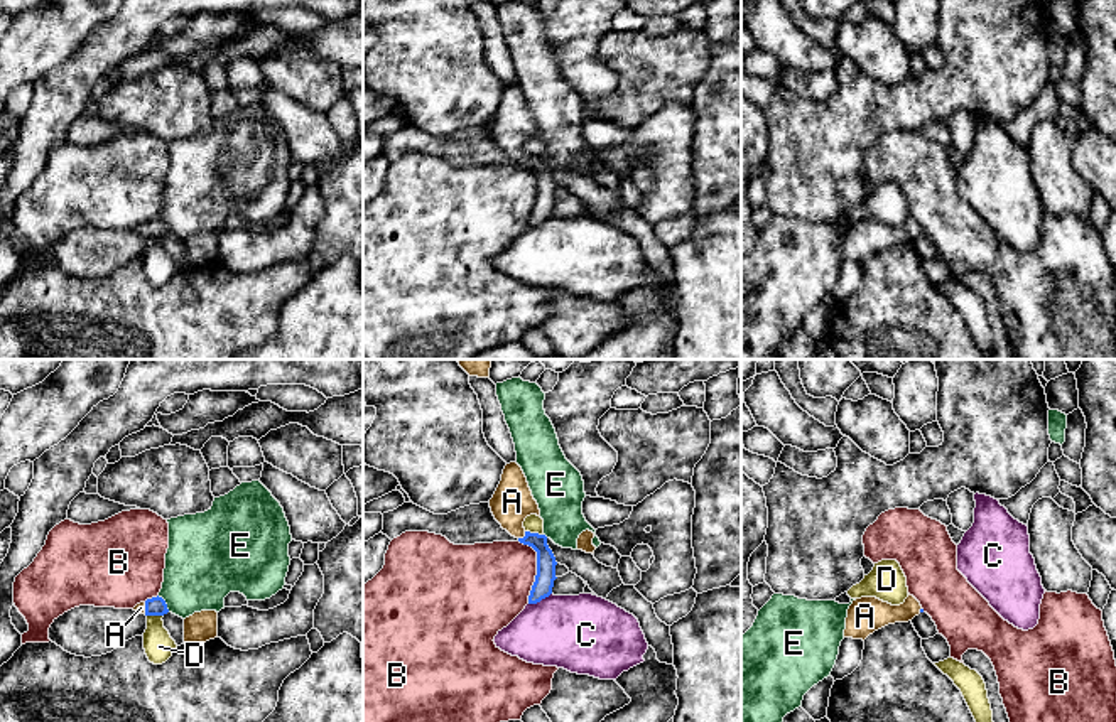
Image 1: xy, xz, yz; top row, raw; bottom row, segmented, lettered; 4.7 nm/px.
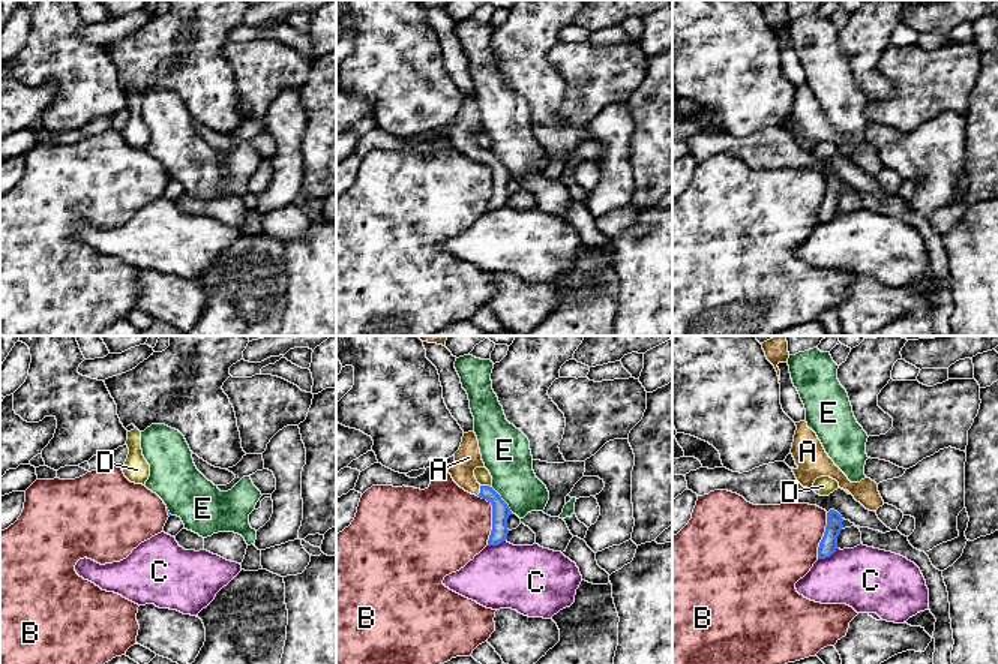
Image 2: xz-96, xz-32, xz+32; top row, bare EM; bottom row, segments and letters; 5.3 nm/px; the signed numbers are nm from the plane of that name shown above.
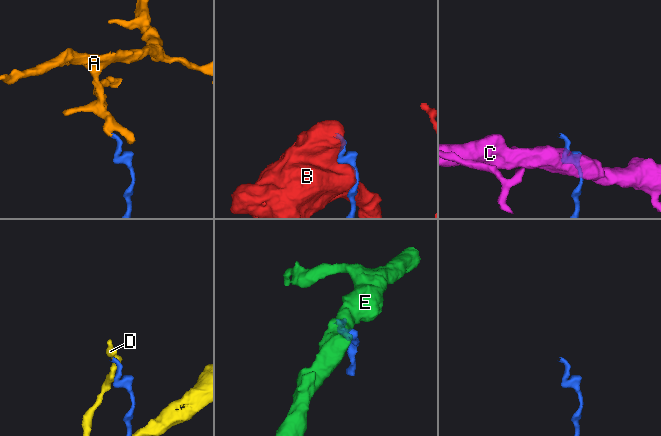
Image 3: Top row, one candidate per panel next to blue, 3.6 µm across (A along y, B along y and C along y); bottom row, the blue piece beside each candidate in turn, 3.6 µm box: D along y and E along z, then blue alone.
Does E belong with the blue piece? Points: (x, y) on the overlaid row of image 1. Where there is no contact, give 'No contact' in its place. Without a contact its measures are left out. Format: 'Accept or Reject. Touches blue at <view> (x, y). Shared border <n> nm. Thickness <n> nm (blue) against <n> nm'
Reject. Touches blue at xy (164, 603). Shared border 100 nm. Thickness 90 nm (blue) against 360 nm

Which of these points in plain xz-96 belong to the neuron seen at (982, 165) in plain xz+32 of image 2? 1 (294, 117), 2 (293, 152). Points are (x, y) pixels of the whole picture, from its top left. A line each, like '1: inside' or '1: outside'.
1: outside
2: outside

